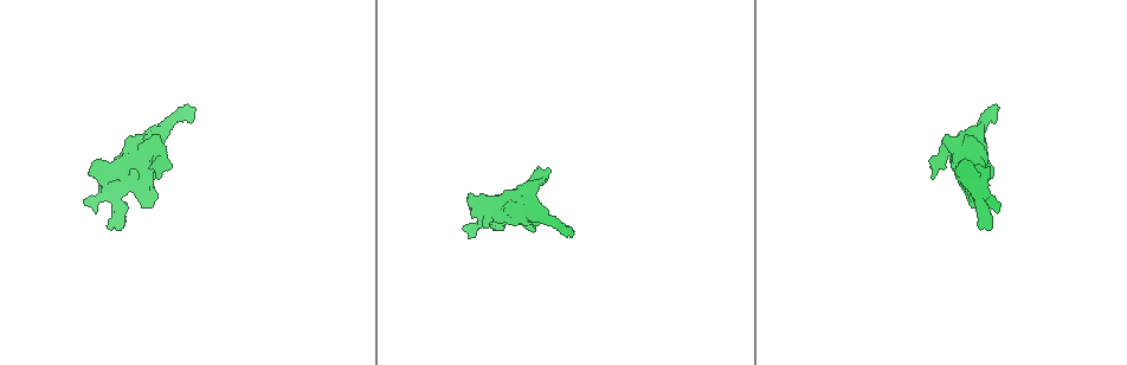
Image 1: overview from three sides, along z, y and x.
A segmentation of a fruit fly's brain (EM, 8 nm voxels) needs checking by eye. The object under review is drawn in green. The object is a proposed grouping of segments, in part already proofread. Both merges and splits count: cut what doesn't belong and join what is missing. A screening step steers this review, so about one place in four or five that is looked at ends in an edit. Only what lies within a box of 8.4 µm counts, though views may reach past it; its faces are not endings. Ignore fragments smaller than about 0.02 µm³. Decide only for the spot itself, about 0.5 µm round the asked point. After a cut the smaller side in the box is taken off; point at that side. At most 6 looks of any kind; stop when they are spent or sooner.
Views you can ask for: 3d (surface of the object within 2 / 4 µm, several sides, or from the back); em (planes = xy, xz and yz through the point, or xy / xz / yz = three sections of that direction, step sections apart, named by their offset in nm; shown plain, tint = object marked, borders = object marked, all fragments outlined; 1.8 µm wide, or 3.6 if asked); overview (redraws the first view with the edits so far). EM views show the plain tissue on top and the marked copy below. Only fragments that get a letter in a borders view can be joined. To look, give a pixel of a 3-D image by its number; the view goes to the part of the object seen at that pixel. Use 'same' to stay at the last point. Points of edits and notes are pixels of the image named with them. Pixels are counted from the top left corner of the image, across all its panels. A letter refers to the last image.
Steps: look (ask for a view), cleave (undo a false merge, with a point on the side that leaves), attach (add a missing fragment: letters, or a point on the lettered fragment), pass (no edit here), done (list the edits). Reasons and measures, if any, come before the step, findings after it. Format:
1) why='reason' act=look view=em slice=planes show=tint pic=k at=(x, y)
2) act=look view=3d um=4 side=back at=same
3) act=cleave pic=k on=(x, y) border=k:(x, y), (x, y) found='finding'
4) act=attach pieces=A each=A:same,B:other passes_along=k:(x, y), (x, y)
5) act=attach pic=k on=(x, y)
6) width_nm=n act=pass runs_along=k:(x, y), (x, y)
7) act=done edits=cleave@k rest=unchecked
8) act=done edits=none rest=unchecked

why='branch stops here' act=look view=em um=3.6 slice=yz step=4 show=borders pic=1 at=(92, 205)

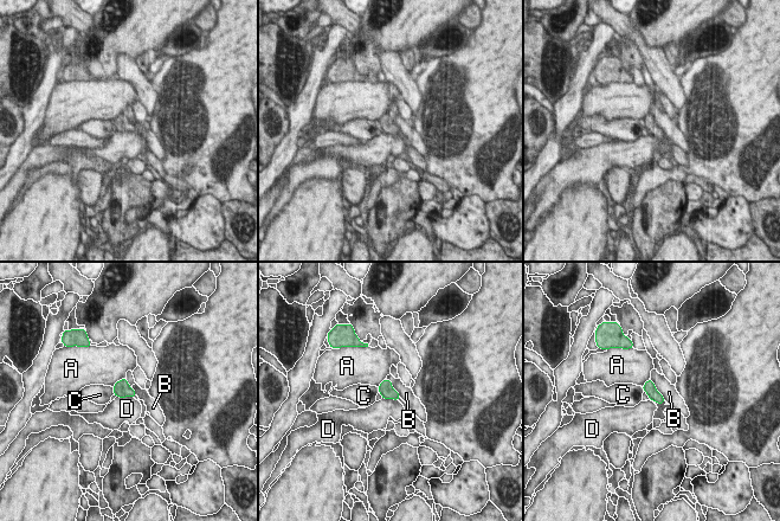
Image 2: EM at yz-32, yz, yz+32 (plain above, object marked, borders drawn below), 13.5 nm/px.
act=look view=em um=3.6 slice=planes show=borders at=same

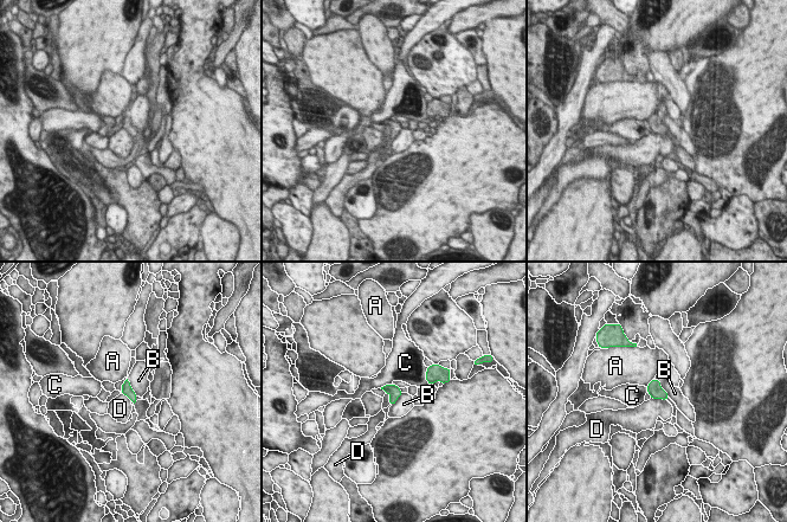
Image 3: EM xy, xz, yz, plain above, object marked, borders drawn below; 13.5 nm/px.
longest_contact=B:340nm act=pass each=A:other,B:other,C:other,D:other found='none of them fits'

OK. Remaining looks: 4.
why='branch stops here' act=look view=em um=3.6 slice=planes show=borders pic=1 at=(157, 179)

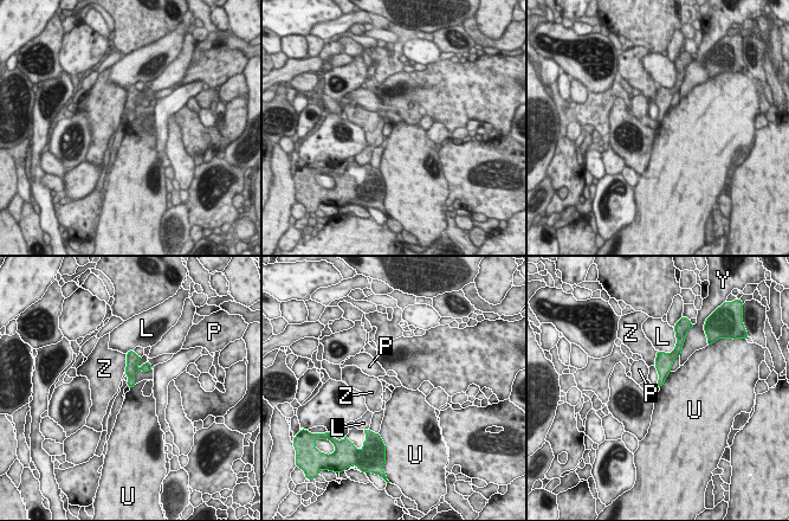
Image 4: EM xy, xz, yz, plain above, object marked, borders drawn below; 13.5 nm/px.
longest_contact=U:280nm act=pass each=L:other,P:other,U:other,Y:other,Z:other found='none of them fits'

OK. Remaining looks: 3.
why='an open end' act=look view=3d um=4 side=back pic=1 at=(570, 235)

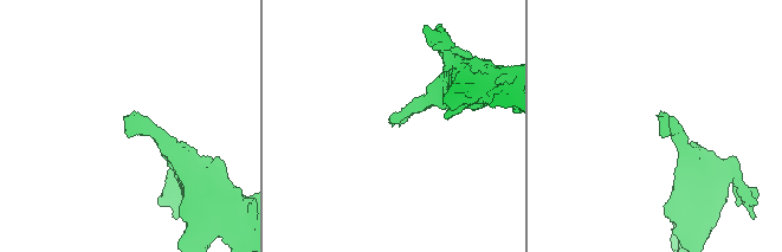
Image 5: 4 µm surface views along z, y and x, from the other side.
why='need the tissue' act=look view=em slice=xy step=4 show=tint pic=5 at=(127, 116)

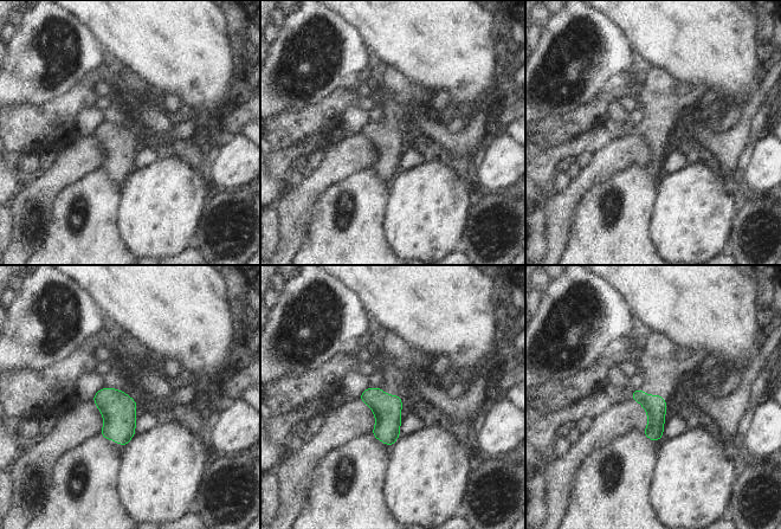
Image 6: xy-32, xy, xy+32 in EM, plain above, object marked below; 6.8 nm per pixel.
why='cut it another way' act=look view=em slice=planes show=borders at=same

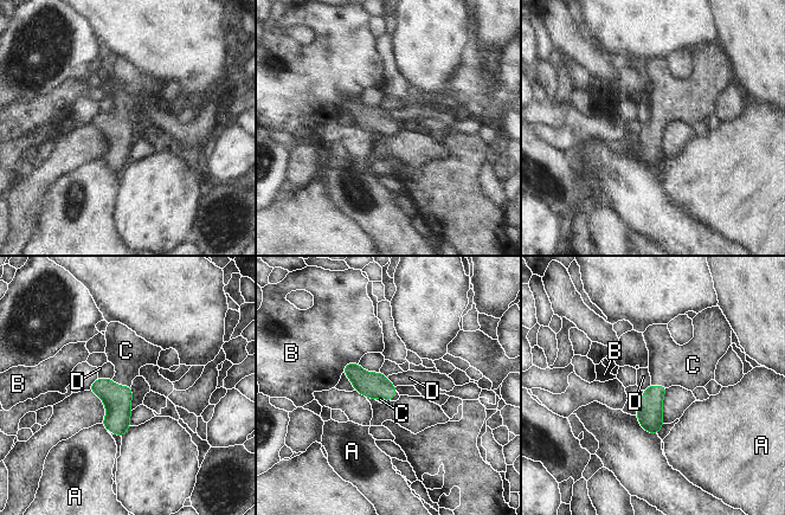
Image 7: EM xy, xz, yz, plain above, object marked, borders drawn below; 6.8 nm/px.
act=attach pic=7 on=(126, 351) each=A:other,B:other,C:same,D:other passes_along=7:(117, 399), (120, 386), (126, 351) found='the cell continues'

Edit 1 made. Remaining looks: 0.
act=done edits=attach@7 rest=unchecked

